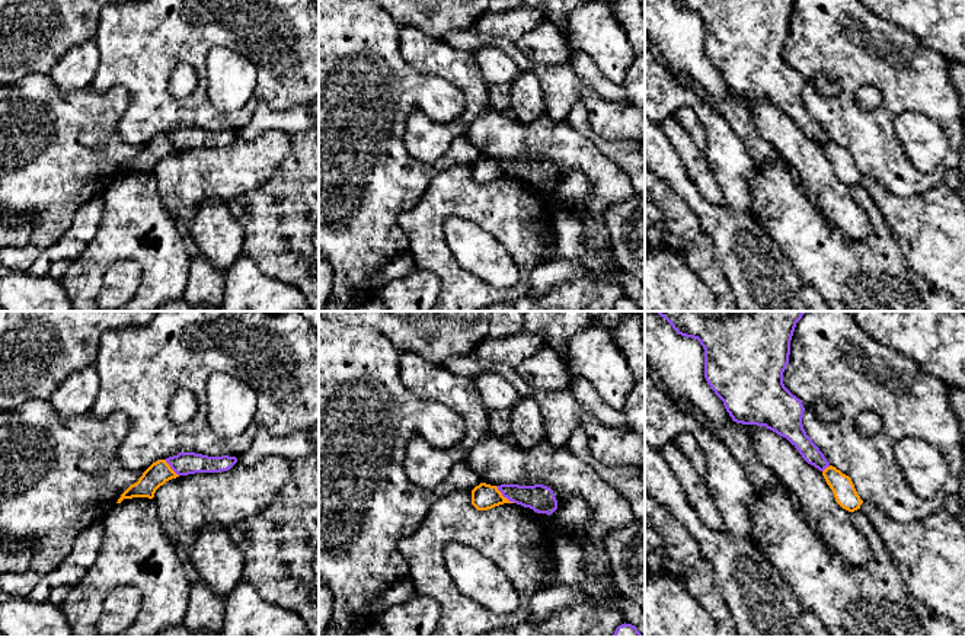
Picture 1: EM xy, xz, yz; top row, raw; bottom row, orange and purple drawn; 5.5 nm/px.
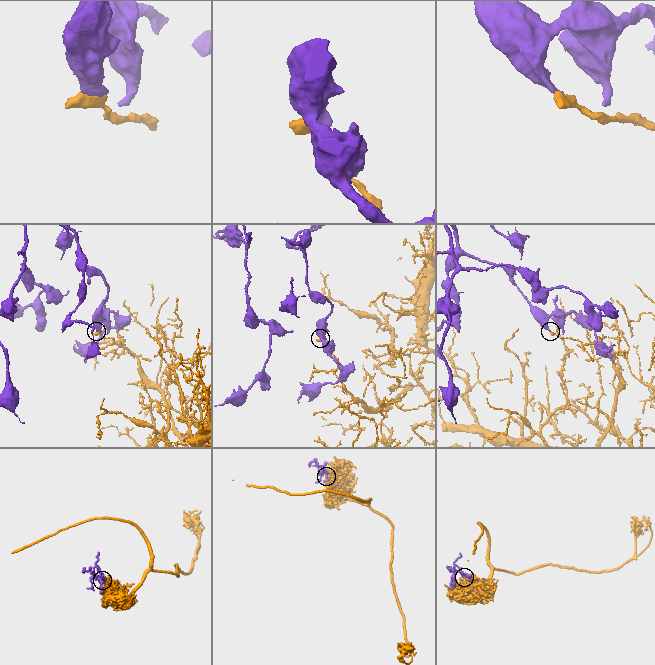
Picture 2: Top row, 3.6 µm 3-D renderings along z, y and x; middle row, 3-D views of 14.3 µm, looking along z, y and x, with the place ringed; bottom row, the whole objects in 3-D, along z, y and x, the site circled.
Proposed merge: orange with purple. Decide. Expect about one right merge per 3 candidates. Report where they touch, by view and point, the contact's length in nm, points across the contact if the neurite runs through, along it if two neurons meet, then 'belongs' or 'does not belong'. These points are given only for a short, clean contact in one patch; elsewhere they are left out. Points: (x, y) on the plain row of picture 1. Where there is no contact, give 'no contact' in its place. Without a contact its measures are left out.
xz (502, 170) | 140 nm | along xz (495, 160), (514, 176) | does not belong

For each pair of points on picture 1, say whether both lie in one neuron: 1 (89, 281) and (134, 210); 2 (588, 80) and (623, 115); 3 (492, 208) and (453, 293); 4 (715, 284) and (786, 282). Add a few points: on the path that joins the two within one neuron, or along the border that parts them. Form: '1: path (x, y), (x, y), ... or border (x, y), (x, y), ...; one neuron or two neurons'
1: path (92, 263), (125, 227); one neuron
2: border (580, 79), (606, 99), (628, 102); two neurons
3: path (460, 208), (449, 208), (435, 221), (440, 261); one neuron
4: border (713, 253), (734, 295); two neurons

